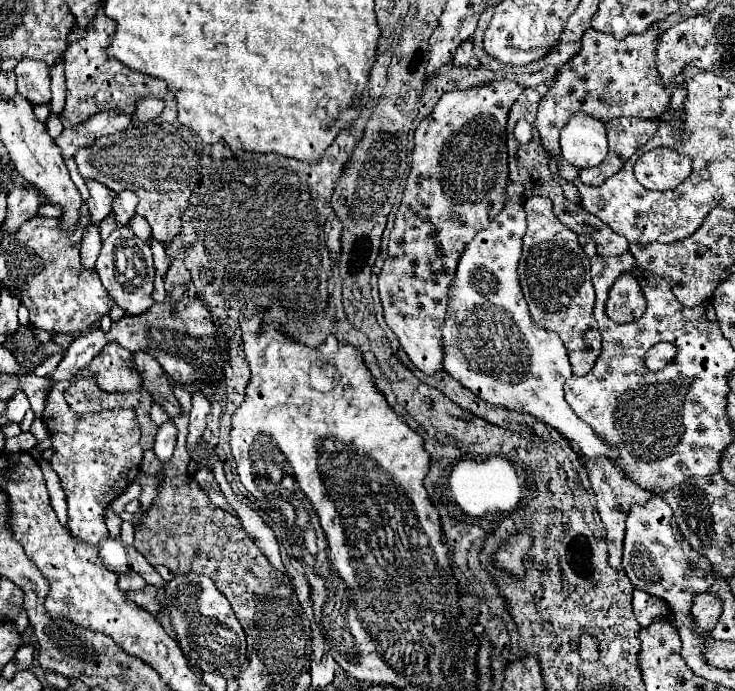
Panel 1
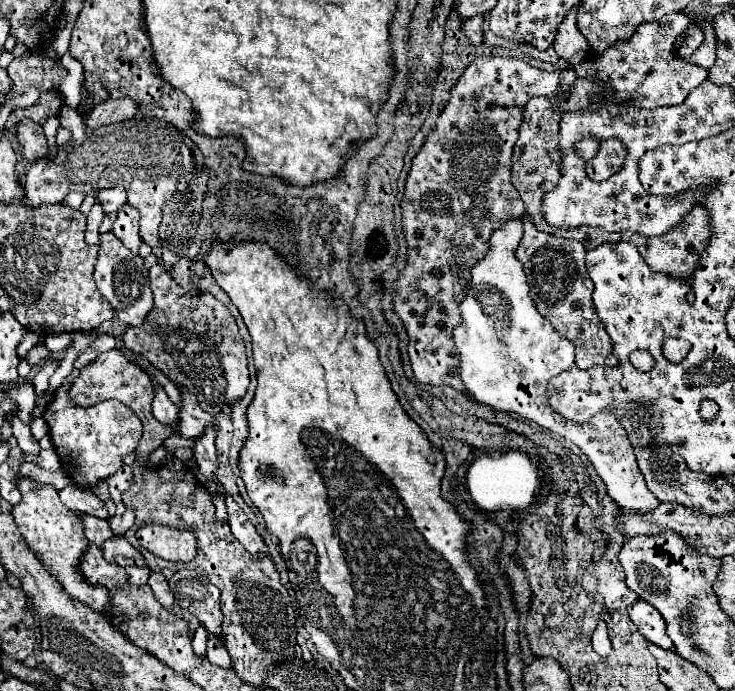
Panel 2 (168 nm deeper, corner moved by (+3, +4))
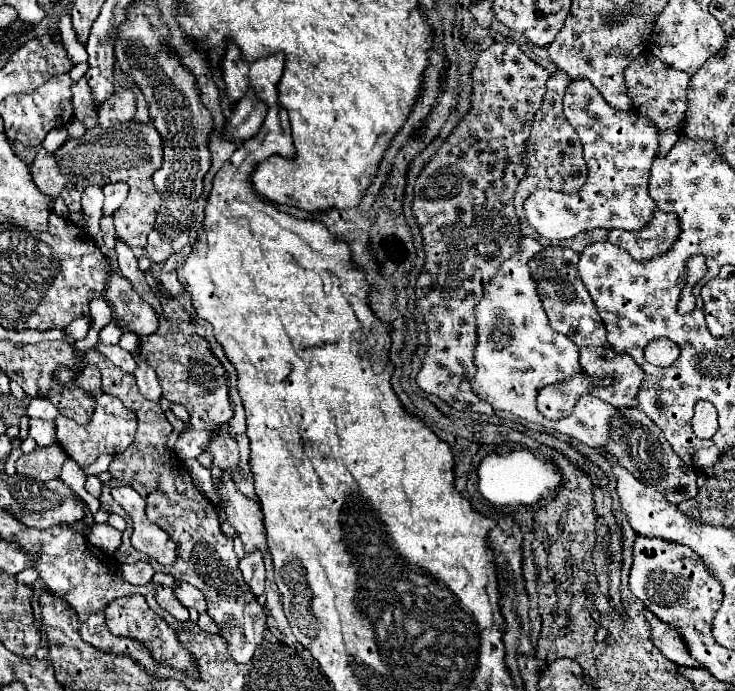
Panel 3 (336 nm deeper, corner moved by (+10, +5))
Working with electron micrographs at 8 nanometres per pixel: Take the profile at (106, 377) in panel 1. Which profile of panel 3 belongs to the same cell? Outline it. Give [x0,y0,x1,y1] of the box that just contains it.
[55,365,137,468]

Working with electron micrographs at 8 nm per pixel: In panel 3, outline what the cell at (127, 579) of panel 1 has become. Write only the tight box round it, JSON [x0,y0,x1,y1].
[121,562,155,584]

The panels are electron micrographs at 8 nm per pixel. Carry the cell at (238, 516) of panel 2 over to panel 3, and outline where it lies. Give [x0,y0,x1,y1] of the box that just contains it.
[239,552,265,596]

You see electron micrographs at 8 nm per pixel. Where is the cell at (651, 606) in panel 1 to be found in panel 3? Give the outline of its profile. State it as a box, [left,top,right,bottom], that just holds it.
[645,608,699,666]

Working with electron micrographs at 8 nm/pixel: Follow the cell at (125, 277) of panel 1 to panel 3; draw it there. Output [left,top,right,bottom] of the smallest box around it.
[103,270,159,334]

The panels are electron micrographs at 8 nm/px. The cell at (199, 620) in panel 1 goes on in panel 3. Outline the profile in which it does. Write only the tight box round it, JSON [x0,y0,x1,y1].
[173,582,207,614]

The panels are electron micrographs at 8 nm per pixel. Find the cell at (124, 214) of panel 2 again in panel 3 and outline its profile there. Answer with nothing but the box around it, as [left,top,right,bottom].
[115,238,161,314]

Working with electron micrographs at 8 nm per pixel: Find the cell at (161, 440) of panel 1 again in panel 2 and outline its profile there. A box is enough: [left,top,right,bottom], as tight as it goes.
[152,383,178,423]

